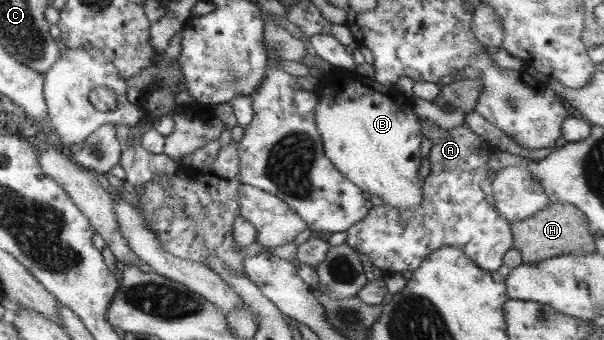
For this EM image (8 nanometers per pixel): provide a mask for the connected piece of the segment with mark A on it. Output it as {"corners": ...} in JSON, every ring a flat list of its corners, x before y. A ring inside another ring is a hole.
{"corners":[[426,118,417,119,421,129,421,136,430,141,428,154,429,173,421,181,422,203,410,211,400,211,398,216,394,208,374,204,366,216,355,222,348,230,345,243,359,255,366,255,368,261,384,275,400,274,402,271,414,272,430,253,440,250,443,246,450,245,462,251,466,258,484,271,496,272,501,265,502,257,510,245,498,245,498,235,488,235,488,203,480,190,480,182,489,179,491,182,497,174,496,153,499,151,497,144,490,144,482,136,472,132,465,122,451,129,444,129,431,124]]}

